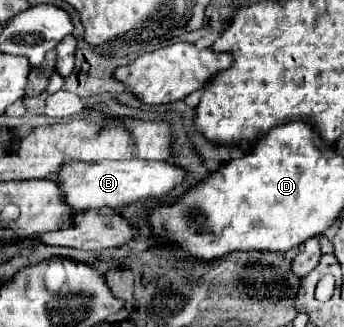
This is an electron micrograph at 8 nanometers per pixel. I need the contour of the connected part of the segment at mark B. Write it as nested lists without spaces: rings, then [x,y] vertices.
[[[100,160],[100,162],[68,162],[58,172],[58,182],[62,184],[68,206],[74,214],[96,208],[122,208],[148,198],[168,196],[174,188],[178,188],[188,172],[174,162],[156,162],[156,160]]]

